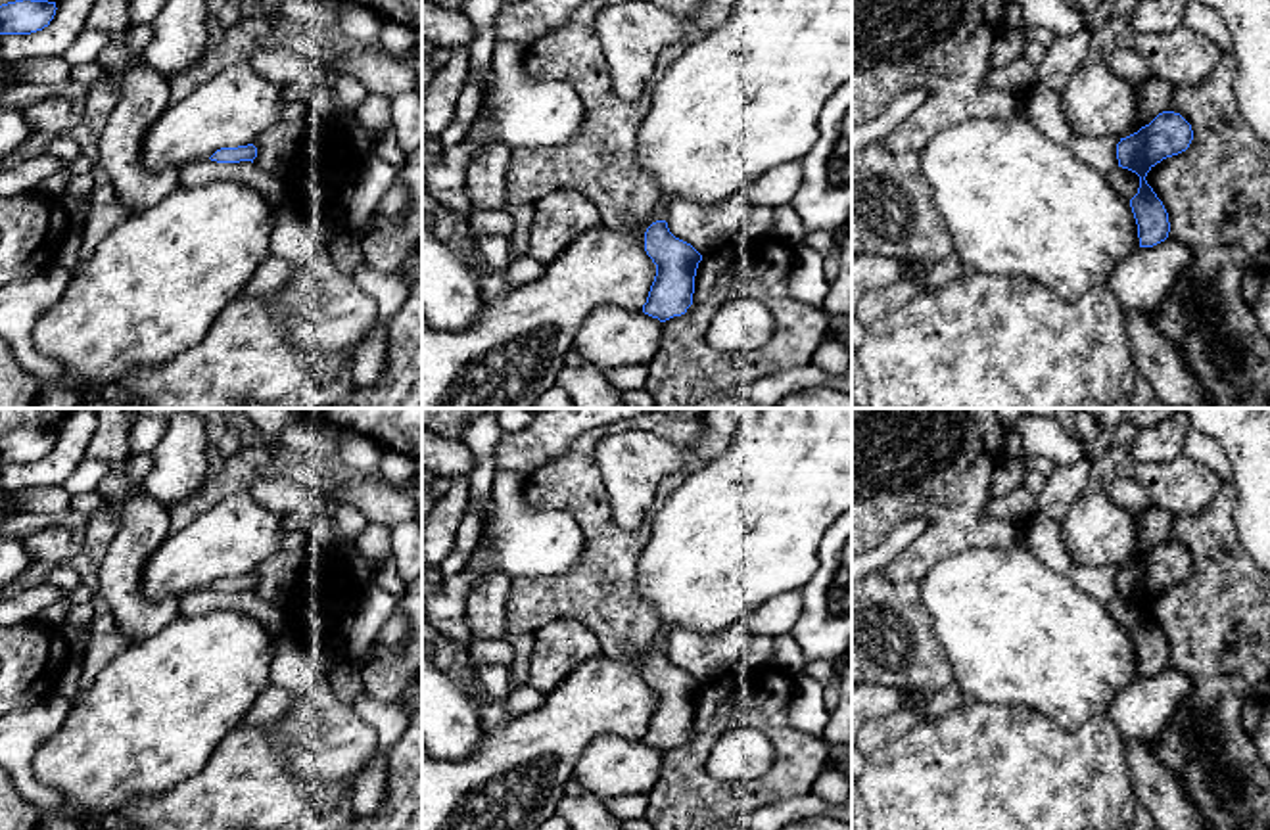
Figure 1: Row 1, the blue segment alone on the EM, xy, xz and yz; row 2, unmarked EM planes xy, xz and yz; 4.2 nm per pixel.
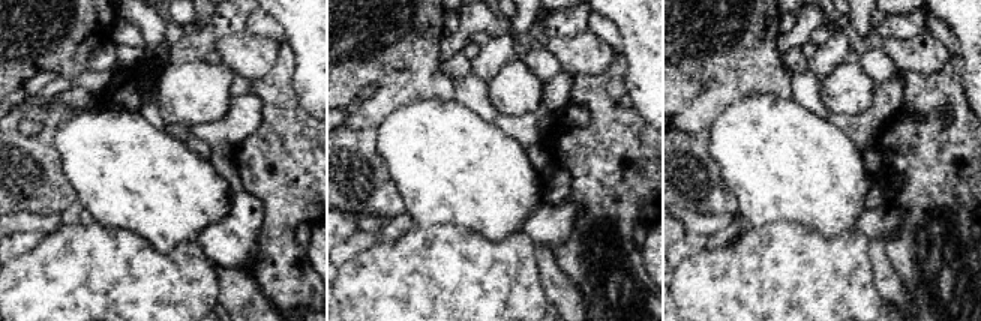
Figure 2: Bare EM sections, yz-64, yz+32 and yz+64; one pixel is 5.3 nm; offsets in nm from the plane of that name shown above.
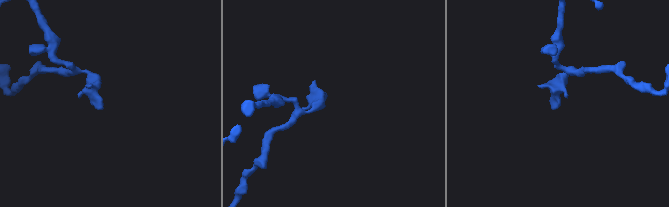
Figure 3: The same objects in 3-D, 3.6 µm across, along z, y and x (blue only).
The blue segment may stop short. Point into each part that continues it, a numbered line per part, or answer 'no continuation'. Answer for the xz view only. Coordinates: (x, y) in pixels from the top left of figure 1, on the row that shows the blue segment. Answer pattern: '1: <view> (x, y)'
no continuation

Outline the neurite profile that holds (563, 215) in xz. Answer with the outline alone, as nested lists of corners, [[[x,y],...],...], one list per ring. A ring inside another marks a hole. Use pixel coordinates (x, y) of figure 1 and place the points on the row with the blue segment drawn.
[[[556,190],[533,201],[528,255],[549,265],[577,236],[602,224],[597,207],[577,190]]]

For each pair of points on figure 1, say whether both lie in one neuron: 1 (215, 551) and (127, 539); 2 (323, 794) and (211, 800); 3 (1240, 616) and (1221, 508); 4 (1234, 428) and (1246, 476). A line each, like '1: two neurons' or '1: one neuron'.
1: two neurons
2: one neuron
3: one neuron
4: one neuron

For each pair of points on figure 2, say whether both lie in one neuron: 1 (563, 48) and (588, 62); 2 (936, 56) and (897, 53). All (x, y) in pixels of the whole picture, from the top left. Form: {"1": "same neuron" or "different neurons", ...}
{"1": "same neuron", "2": "same neuron"}

